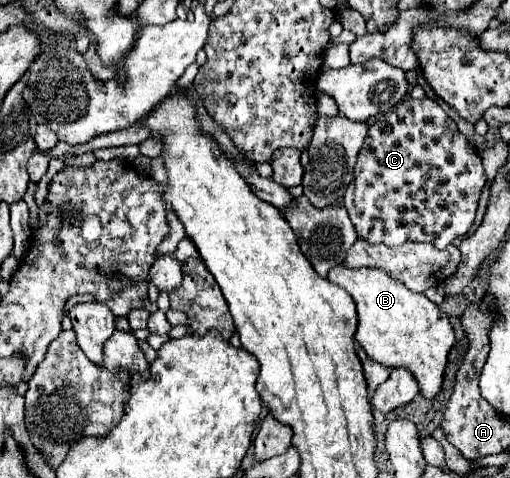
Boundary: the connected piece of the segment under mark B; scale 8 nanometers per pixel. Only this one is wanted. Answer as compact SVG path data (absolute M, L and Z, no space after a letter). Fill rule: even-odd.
M338 264L328 272L328 280L342 286L354 298L358 312L356 342L366 354L390 368L410 370L418 380L420 392L426 398L434 398L442 388L446 356L454 346L454 330L448 322L448 314L442 314L424 294L408 290L384 270L354 270Z

